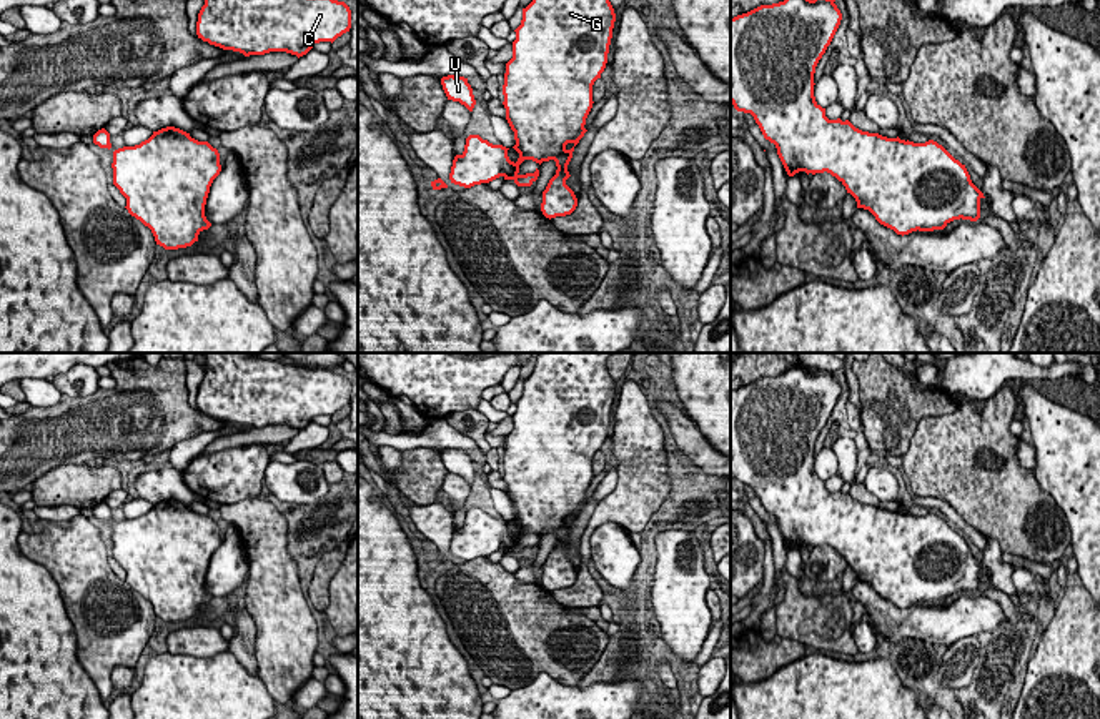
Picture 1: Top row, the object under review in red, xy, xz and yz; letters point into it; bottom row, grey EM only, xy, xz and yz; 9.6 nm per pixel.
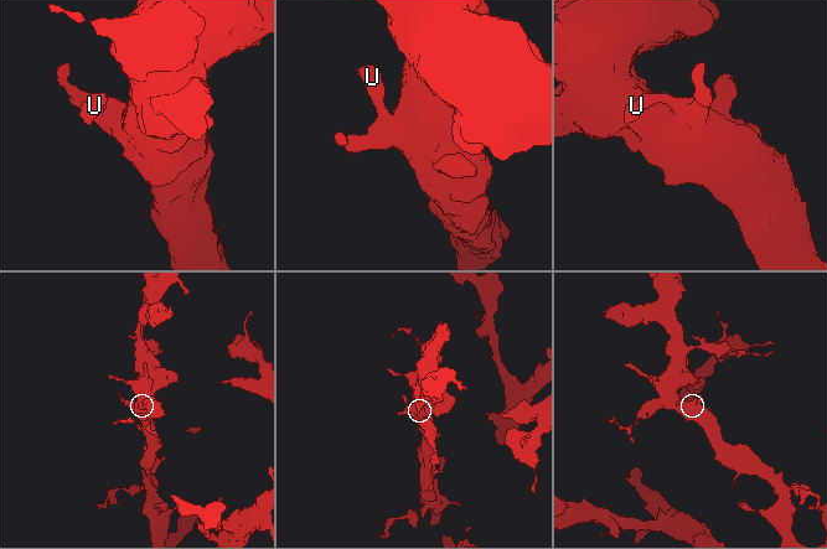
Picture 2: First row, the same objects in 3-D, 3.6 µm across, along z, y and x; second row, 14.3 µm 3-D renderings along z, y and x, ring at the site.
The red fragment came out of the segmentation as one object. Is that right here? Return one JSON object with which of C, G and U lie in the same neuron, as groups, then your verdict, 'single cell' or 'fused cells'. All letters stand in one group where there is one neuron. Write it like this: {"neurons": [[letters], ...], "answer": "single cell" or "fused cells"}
{"neurons": [["C", "G", "U"]], "answer": "single cell"}

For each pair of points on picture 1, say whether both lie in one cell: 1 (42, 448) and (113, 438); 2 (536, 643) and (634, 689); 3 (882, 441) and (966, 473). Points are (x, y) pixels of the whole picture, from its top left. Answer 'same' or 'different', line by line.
1: same
2: different
3: different

